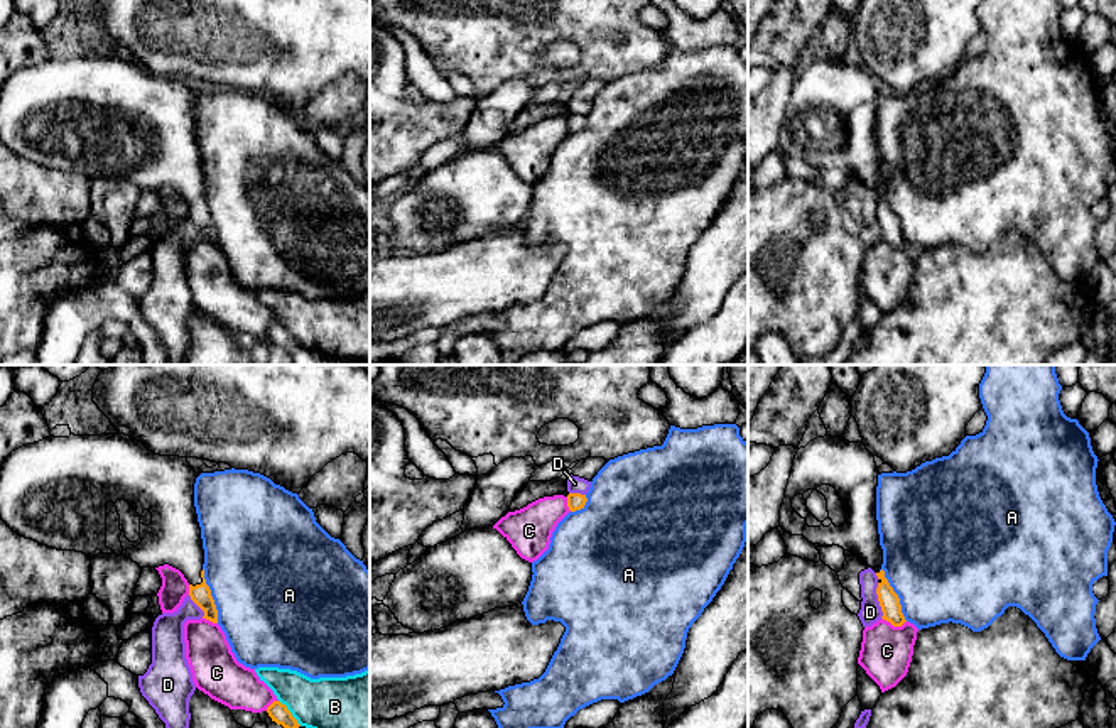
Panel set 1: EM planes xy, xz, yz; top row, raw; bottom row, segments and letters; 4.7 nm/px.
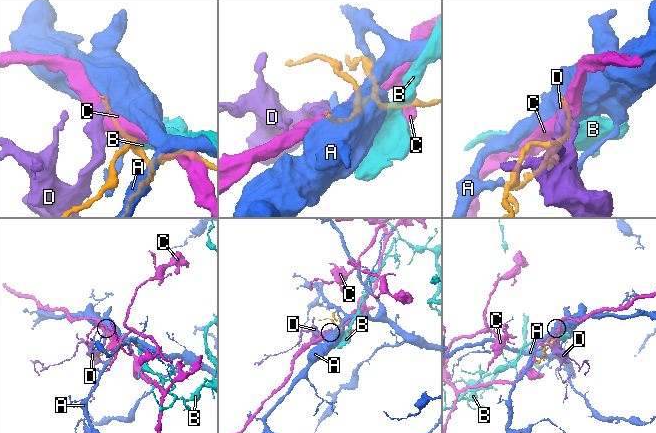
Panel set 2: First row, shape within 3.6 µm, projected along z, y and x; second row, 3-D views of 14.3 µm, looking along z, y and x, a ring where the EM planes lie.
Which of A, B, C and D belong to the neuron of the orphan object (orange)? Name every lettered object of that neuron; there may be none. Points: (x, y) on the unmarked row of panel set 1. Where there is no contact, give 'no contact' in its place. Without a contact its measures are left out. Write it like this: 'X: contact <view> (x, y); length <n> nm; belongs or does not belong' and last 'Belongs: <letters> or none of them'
A: contact xy (210, 217); length 280 nm; does not belong
B: contact xy (291, 335); length 170 nm; does not belong
C: contact yz (893, 247); length 120 nm; does not belong
D: contact yz (878, 222); length 170 nm; does not belong
Belongs: none of them

